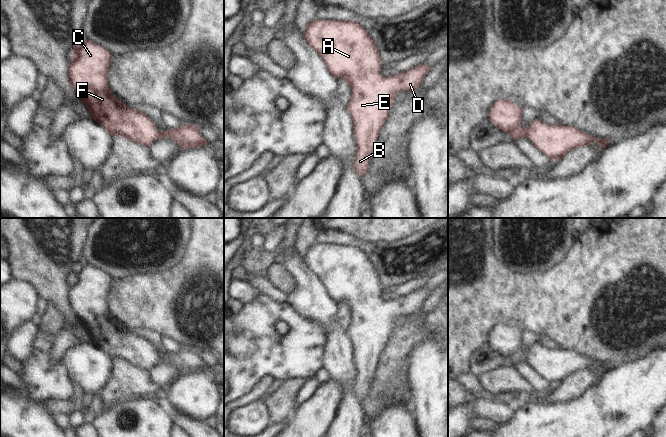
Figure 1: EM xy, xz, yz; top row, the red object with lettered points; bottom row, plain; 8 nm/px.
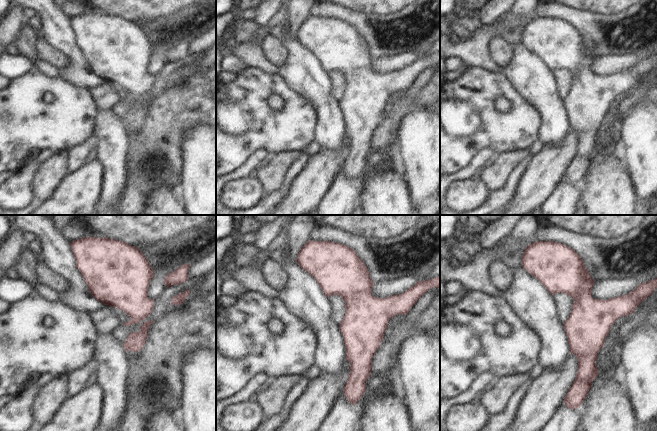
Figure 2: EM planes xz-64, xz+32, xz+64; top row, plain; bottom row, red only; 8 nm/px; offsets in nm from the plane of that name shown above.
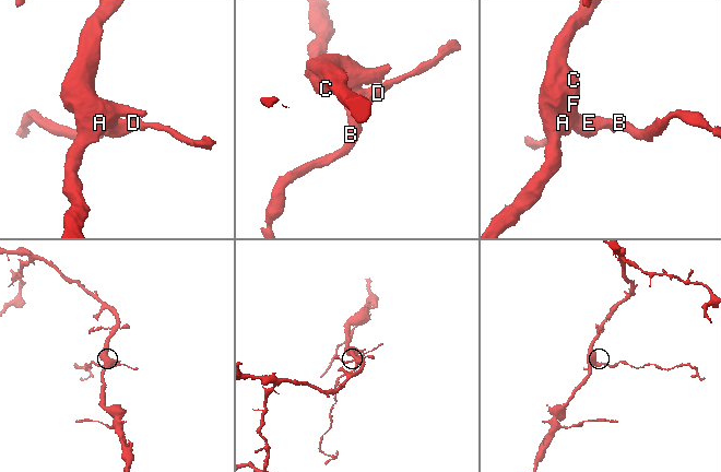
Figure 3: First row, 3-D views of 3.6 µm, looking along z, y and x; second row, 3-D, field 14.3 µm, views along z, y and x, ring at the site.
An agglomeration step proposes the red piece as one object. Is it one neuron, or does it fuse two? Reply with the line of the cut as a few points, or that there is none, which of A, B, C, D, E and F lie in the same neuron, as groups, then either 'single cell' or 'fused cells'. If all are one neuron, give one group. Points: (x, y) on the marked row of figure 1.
cut none; groups A B C D E F; single cell

